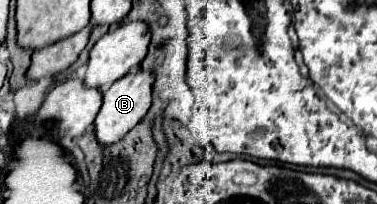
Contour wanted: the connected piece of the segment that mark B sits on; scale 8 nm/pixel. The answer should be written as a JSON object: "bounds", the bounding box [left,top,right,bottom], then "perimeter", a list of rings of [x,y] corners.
{"bounds":[95,70,155,144],"perimeter":[[[133,70],[133,72],[125,74],[123,78],[115,80],[115,84],[103,92],[103,106],[101,106],[101,112],[95,120],[97,140],[101,144],[113,144],[113,142],[121,140],[131,128],[135,128],[143,120],[143,116],[151,108],[153,82],[155,82],[155,76],[151,72]]]}

